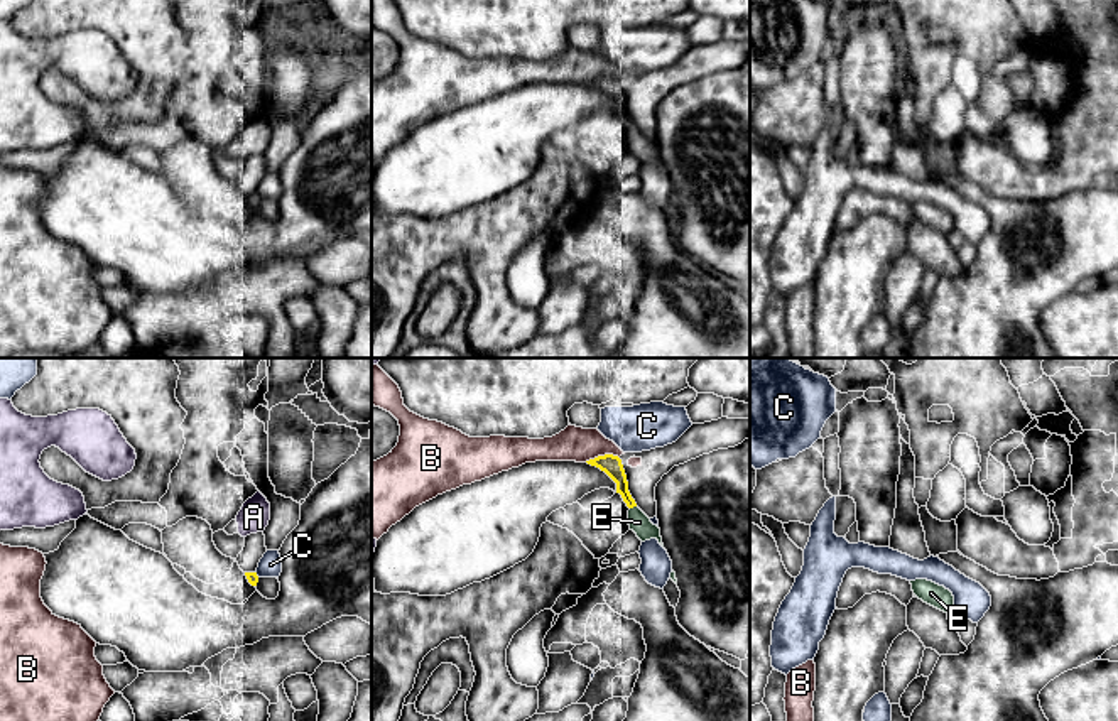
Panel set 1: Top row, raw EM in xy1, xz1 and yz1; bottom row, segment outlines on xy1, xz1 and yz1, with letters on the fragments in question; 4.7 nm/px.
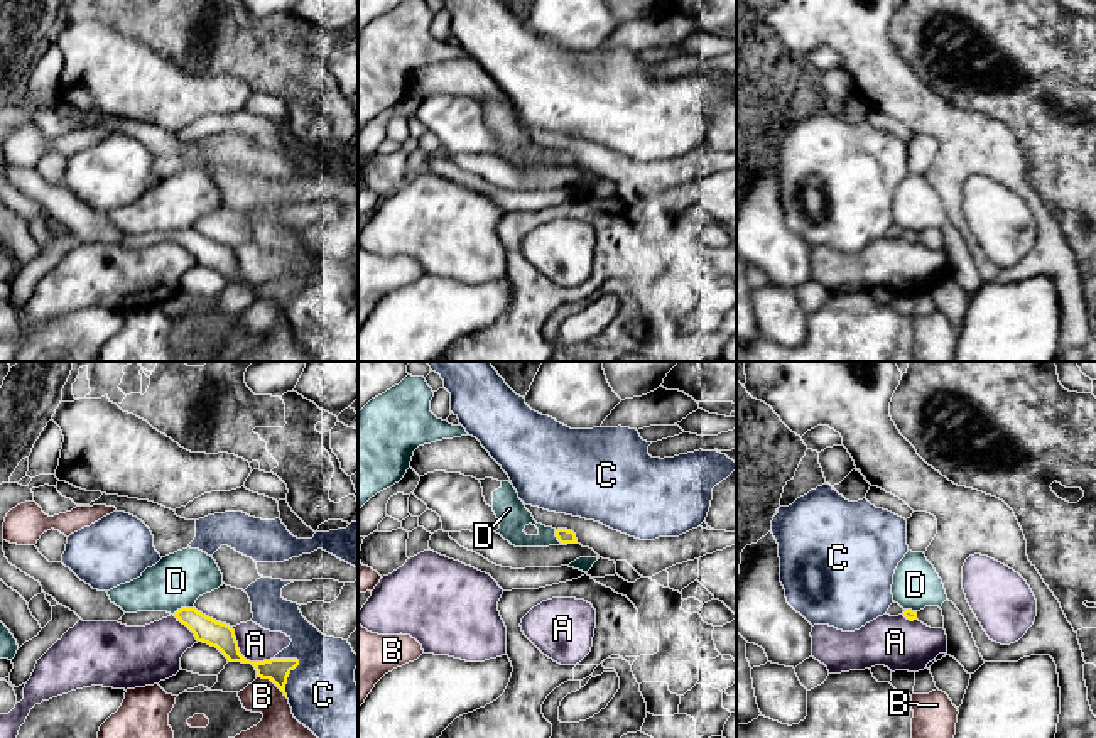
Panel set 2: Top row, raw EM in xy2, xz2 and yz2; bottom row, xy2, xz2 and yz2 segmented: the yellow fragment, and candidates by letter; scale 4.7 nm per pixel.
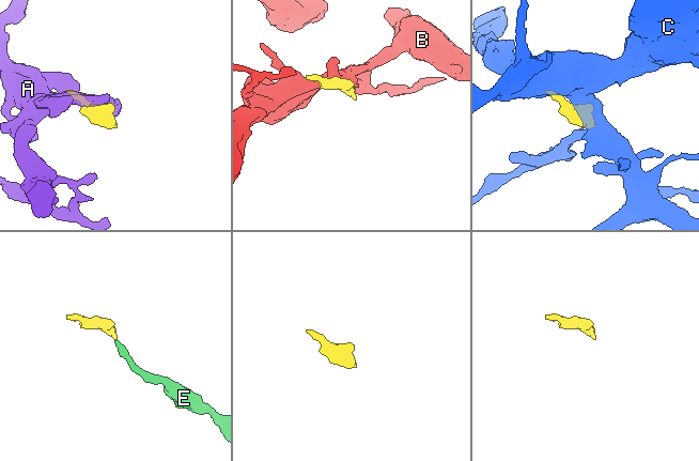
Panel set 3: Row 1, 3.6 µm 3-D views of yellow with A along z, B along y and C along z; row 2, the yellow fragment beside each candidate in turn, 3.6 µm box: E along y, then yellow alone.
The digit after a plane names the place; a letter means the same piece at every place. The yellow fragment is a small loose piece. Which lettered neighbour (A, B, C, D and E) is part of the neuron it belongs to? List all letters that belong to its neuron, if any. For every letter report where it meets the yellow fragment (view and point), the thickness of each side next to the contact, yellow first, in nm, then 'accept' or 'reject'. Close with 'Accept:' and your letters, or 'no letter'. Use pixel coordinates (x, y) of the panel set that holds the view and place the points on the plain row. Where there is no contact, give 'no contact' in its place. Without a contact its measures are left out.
A: contact xy2 (242, 277); calibres 120 and 170 nm; reject
B: contact xz1 (602, 78); calibres 100 and 160 nm; reject
C: contact xy2 (296, 287); calibres 110 and 320 nm; reject
D: contact xy2 (183, 230); calibres 120 and 260 nm; reject
E: contact xz1 (632, 129); calibres 100 and 100 nm; accept
Accept: E

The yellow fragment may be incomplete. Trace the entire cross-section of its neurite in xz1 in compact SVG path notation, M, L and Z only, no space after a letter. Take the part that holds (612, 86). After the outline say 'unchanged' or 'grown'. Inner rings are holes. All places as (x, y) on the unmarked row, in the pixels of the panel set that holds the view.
M613 76L598 78L594 81L586 83L591 88L600 89L605 93L615 105L616 115L621 117L623 123L627 125L628 132L628 147L630 152L637 155L637 159L645 164L650 160L657 160L662 165L660 150L650 144L650 140L637 128L635 122L628 113L627 96L621 86L621 81Z; grown

